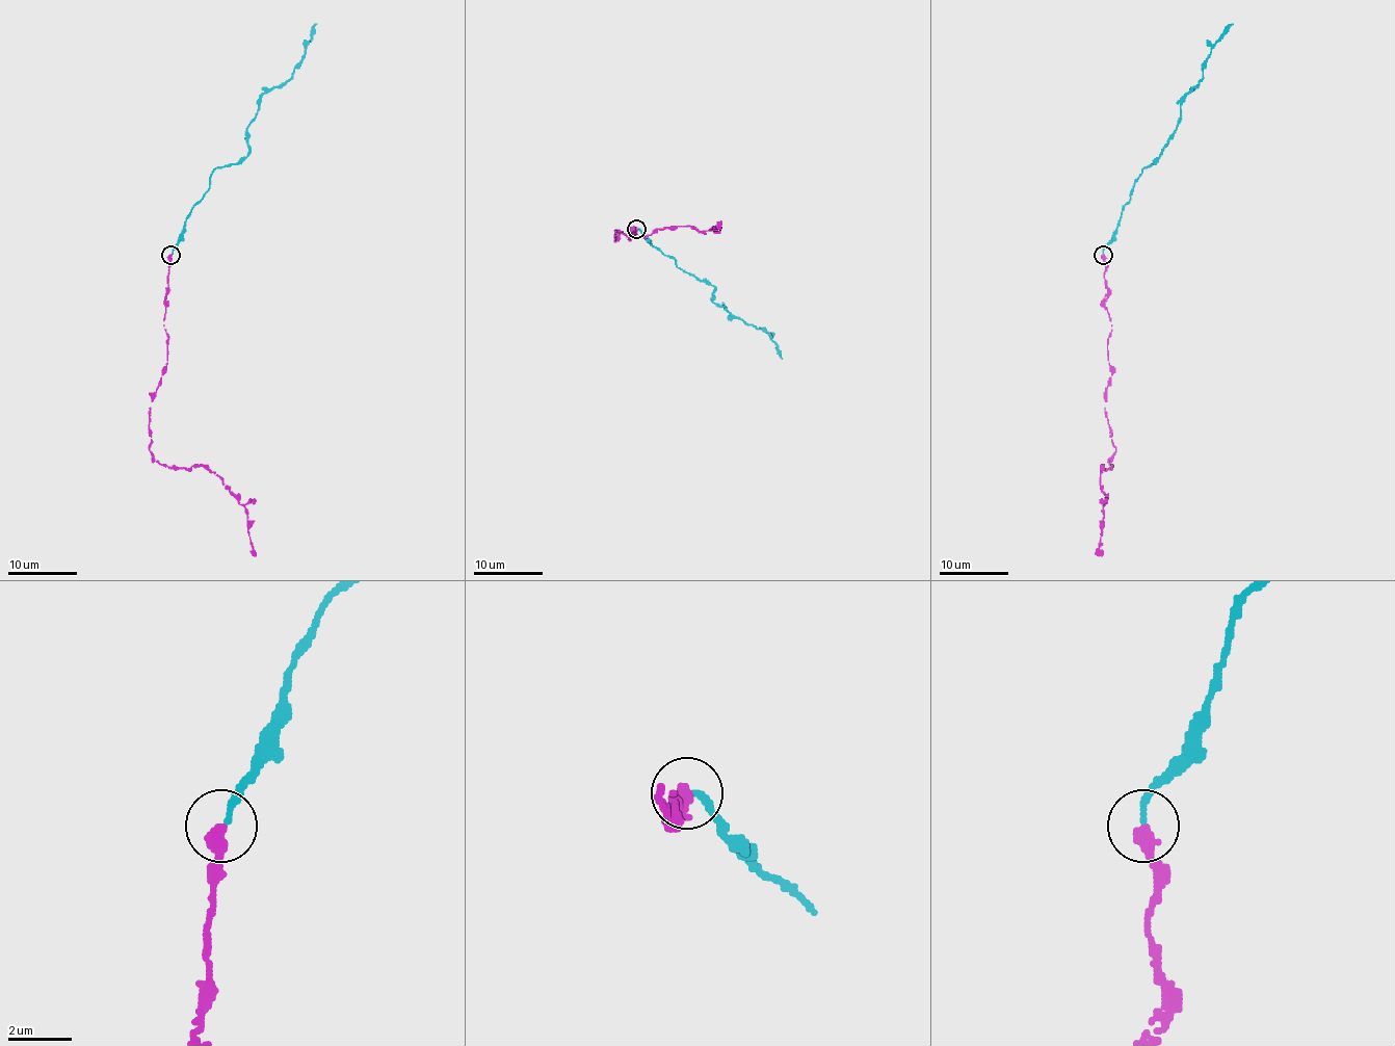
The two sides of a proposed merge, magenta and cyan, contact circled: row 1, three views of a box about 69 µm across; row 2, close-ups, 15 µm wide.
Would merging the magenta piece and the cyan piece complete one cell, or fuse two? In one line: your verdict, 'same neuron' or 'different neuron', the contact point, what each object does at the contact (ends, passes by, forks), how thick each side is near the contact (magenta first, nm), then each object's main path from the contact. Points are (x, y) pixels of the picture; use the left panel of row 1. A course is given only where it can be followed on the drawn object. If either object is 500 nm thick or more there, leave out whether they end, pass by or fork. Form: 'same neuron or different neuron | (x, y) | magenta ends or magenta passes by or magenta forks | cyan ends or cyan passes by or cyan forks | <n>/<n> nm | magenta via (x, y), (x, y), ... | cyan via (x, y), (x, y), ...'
different neuron | (170, 255) | magenta ends | cyan ends | 420/190 nm | magenta via (170, 255), (166, 368), (150, 411), (150, 450), (172, 466), (213, 471), (245, 508), (255, 555) | cyan via (172, 253), (213, 171), (247, 155), (247, 129), (258, 100), (292, 76), (316, 23)

